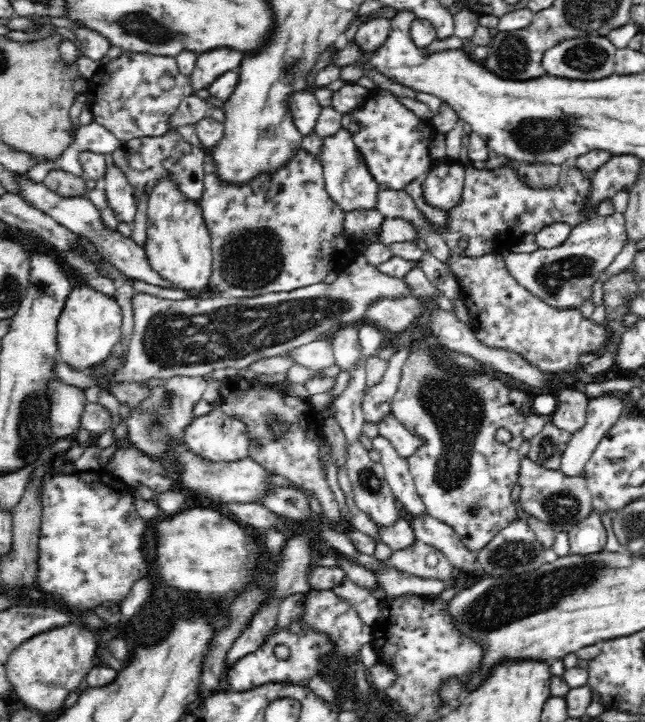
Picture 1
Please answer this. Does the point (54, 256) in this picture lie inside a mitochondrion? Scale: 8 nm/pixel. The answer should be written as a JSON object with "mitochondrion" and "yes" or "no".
{"mitochondrion":"no"}

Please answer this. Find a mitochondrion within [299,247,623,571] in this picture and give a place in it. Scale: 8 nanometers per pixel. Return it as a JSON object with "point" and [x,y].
{"point":[457,410]}

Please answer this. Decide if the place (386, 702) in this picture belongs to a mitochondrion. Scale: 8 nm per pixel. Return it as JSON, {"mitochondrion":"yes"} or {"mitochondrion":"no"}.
{"mitochondrion":"no"}

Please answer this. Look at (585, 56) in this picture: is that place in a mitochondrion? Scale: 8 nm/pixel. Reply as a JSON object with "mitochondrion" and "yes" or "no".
{"mitochondrion":"yes"}

